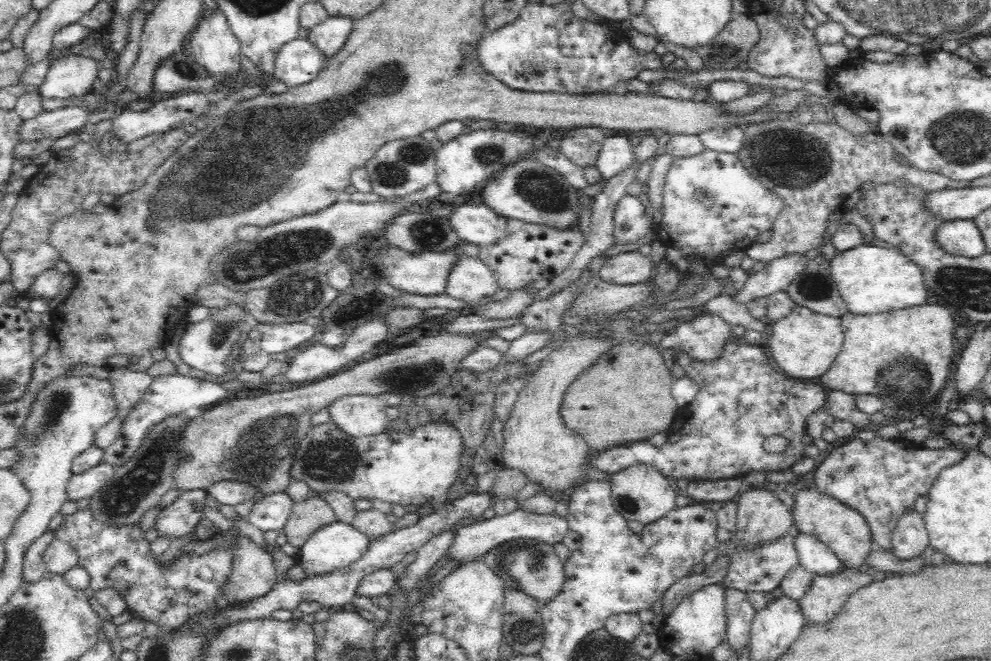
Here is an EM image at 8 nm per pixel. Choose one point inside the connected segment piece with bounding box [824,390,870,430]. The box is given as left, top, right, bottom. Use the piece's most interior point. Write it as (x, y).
(840, 405)

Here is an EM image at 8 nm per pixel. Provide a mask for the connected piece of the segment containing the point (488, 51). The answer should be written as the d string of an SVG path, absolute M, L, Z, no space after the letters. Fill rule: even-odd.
M537 1L527 3L514 22L504 24L496 30L484 32L477 44L476 56L484 70L506 86L514 90L537 93L589 95L608 90L622 80L629 81L631 78L637 78L641 70L664 70L664 66L668 65L663 64L660 56L654 51L640 54L634 50L626 40L623 30L608 29L601 22L576 17L569 3L546 6Z

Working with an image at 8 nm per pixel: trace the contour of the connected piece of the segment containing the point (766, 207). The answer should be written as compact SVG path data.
M710 149L687 157L673 158L662 186L663 216L658 224L657 239L669 251L669 262L676 264L680 273L680 284L685 277L697 275L713 279L712 268L722 262L730 252L746 250L754 244L757 234L766 233L773 228L780 215L783 202L780 195L764 187L752 177L736 153L716 152Z

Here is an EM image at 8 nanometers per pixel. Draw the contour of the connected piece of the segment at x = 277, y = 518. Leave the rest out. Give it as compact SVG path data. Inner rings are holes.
M285 491L262 495L261 500L253 504L246 519L263 532L281 531L287 523L293 504L294 502Z

